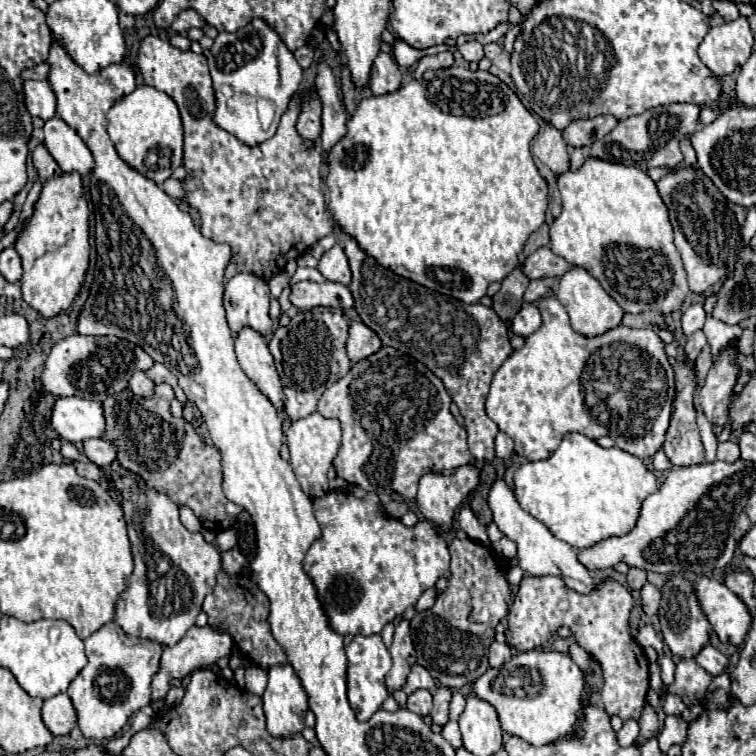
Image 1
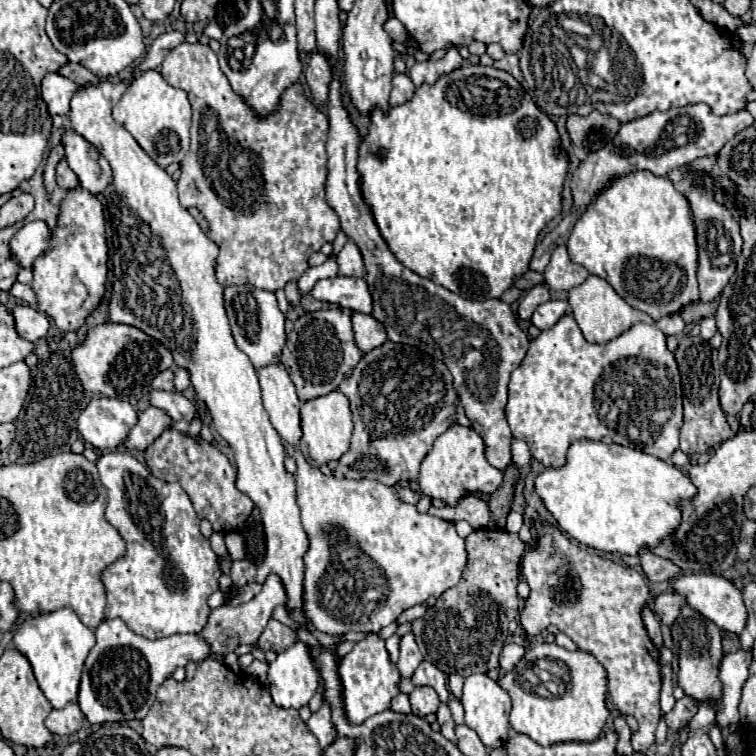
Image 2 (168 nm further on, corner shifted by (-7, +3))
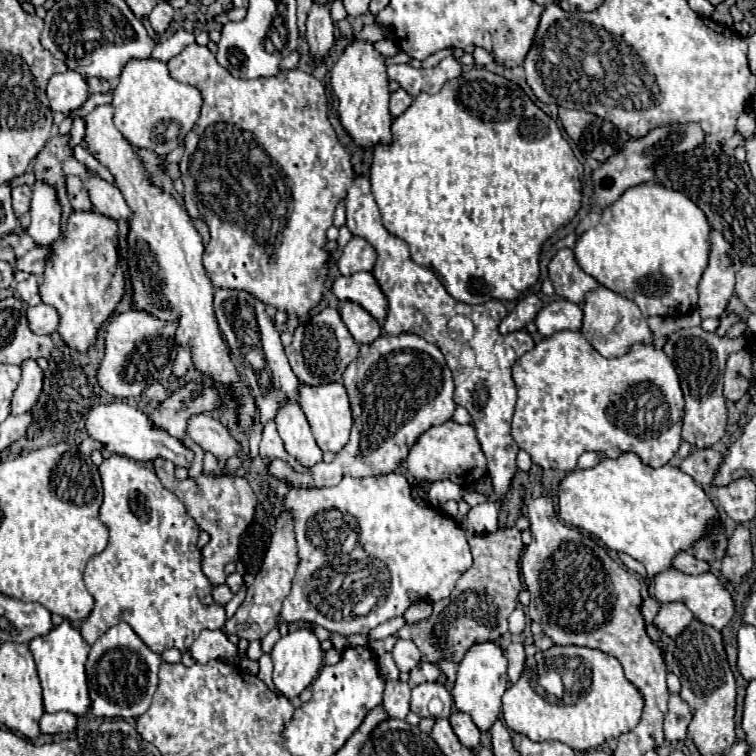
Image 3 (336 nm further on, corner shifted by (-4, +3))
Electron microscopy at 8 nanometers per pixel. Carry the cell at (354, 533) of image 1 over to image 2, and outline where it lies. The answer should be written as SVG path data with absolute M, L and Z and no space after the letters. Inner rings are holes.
M298 449L294 461L298 465L296 499L310 541L304 555L302 615L318 631L378 633L404 609L428 597L440 597L460 581L468 553L454 523L418 513L414 505L400 501L396 485L324 475Z

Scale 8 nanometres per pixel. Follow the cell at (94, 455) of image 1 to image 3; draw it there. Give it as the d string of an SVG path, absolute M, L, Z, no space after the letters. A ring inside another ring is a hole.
M187 383L177 393L171 393L163 403L149 411L149 419L157 429L167 431L171 437L183 439L187 417L217 409L221 405L219 391L201 383Z

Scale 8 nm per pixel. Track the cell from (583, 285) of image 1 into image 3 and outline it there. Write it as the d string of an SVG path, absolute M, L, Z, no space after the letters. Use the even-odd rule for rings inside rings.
M599 285L595 291L587 293L581 309L583 309L581 333L585 333L585 339L603 357L619 357L619 355L627 353L629 347L635 343L651 343L653 341L647 321L641 315L639 307L633 301L621 297L619 293L607 289L603 285Z

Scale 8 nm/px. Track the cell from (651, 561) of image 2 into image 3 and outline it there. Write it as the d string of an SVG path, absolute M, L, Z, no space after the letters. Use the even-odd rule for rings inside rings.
M681 551L673 557L673 563L671 563L673 569L681 571L681 573L689 573L689 575L699 575L699 573L705 573L709 571L709 563L705 561L697 561L691 553L687 551Z

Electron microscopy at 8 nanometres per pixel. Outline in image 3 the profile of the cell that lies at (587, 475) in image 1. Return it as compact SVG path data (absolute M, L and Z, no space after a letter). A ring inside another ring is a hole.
M621 453L615 459L603 457L591 469L575 469L567 473L565 479L559 483L557 497L559 517L567 525L599 537L607 545L607 549L627 553L633 559L641 561L649 577L667 569L675 553L691 549L693 541L697 541L697 537L701 537L701 533L705 533L705 529L719 517L719 511L709 499L709 495L687 473L669 463L659 469L653 469L645 465L635 453Z

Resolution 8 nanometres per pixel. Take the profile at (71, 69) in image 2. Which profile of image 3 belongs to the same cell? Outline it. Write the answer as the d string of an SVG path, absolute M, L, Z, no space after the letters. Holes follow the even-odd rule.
M87 77L87 85L89 85L89 93L105 93L111 89L111 85L99 77Z

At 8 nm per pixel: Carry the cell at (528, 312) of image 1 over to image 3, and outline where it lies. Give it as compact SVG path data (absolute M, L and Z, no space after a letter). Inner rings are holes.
M557 299L549 305L545 305L537 317L535 325L543 337L549 337L563 329L581 329L581 307L577 303L571 303L567 299Z

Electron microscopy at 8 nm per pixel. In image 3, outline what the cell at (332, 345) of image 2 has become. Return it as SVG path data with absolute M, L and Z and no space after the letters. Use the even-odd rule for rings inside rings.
M327 307L295 329L293 341L289 347L285 347L285 353L299 383L315 387L315 385L341 381L343 371L349 367L351 361L357 359L359 345L353 341L349 329L341 321L339 311L333 307Z

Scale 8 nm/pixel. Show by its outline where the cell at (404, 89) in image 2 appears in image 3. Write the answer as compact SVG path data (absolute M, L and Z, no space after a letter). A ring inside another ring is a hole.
M397 89L391 93L391 103L389 103L389 109L391 109L391 117L399 117L409 105L411 105L413 97L405 91L405 89Z

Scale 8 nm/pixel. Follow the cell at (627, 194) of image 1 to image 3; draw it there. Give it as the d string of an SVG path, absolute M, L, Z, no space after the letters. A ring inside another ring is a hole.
M641 183L601 213L599 223L577 239L573 253L585 273L637 303L645 317L685 315L697 309L697 283L707 265L709 231L705 213L687 195L657 183Z

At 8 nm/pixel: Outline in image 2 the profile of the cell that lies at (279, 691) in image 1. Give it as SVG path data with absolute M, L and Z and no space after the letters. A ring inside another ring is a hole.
M296 641L270 663L266 685L278 707L300 709L308 705L310 697L318 689L318 667L312 659L310 647Z

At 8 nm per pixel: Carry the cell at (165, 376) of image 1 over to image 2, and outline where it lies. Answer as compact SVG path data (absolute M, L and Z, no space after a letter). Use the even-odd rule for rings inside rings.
M172 369L162 371L160 375L156 375L156 377L154 377L152 387L154 387L154 389L162 389L162 391L174 391L174 383L172 383L172 379L174 379Z

